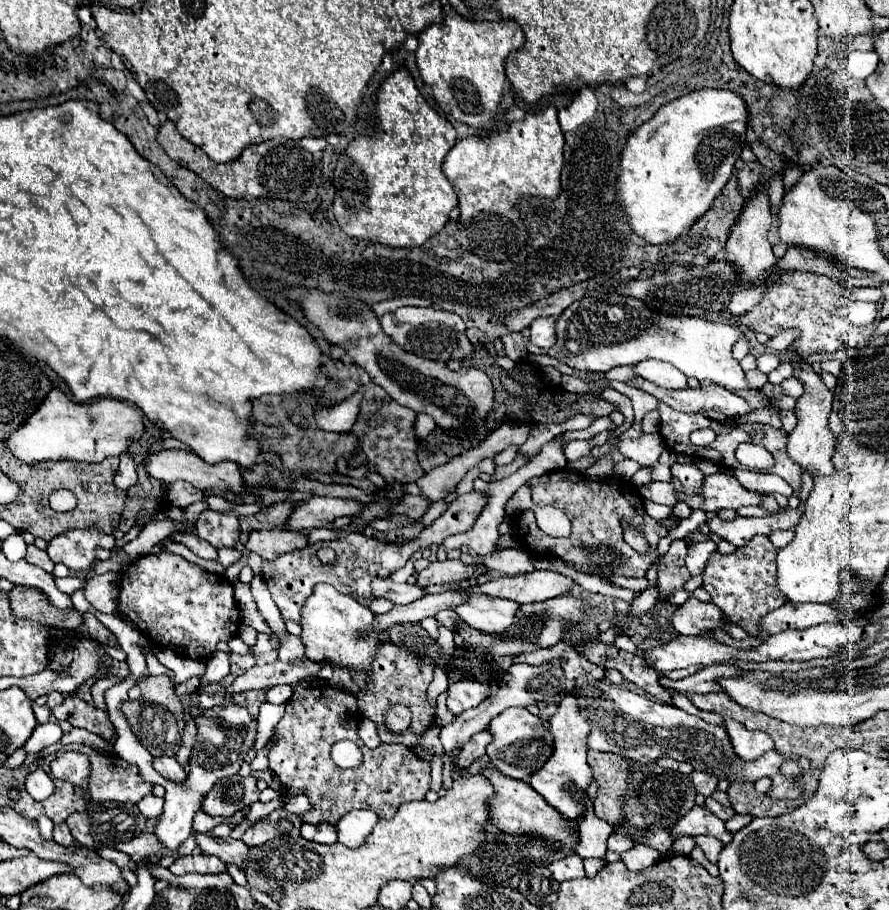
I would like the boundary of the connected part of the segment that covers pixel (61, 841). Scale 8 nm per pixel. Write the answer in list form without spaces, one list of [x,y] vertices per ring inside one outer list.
[[[66,823],[54,827],[54,841],[56,841],[58,845],[64,845],[64,847],[68,847],[68,845],[74,843],[74,837],[72,837],[72,833],[70,833],[70,829],[68,829]]]

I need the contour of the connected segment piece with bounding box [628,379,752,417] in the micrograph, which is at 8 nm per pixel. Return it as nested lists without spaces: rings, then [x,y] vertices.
[[[634,379],[628,385],[644,389],[650,395],[654,395],[658,401],[664,401],[666,405],[670,405],[678,411],[686,411],[686,413],[718,411],[728,417],[742,417],[752,411],[752,407],[748,405],[746,399],[742,399],[740,395],[736,395],[720,385],[708,385],[708,387],[700,387],[700,389],[688,387],[688,389],[680,389],[680,391],[660,389],[658,385],[652,385],[650,381],[644,381],[644,379]]]

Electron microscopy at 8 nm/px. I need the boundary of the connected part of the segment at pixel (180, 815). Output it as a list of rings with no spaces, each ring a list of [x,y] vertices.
[[[196,693],[190,697],[190,717],[196,721],[196,743],[192,747],[190,755],[190,773],[186,781],[180,785],[170,783],[170,781],[156,781],[166,789],[164,795],[164,813],[160,815],[160,821],[156,825],[156,837],[168,847],[176,849],[184,843],[184,839],[192,833],[192,819],[202,807],[204,797],[212,789],[216,781],[222,777],[234,775],[240,765],[244,763],[246,753],[254,747],[256,741],[256,719],[250,717],[248,709],[244,705],[218,705],[216,709],[200,709],[196,701]]]

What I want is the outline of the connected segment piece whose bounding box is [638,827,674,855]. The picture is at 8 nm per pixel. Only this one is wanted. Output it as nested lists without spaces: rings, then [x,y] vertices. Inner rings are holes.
[[[654,827],[650,829],[650,833],[646,837],[638,839],[638,843],[646,843],[646,845],[658,849],[662,855],[670,851],[672,841],[674,841],[674,837],[670,835],[670,829],[654,829]]]

